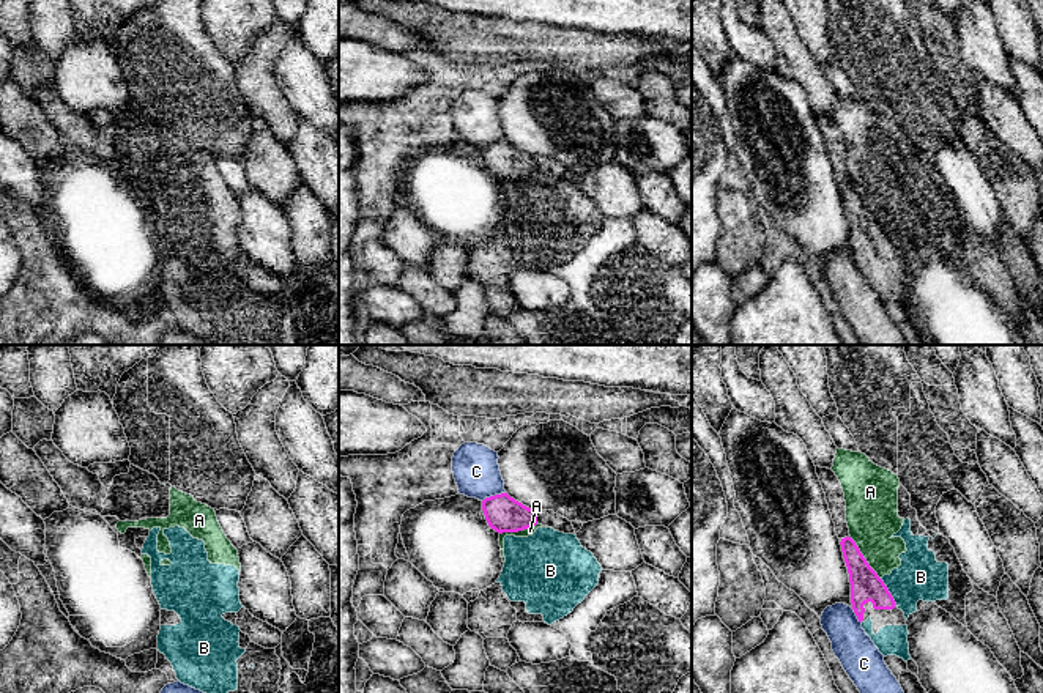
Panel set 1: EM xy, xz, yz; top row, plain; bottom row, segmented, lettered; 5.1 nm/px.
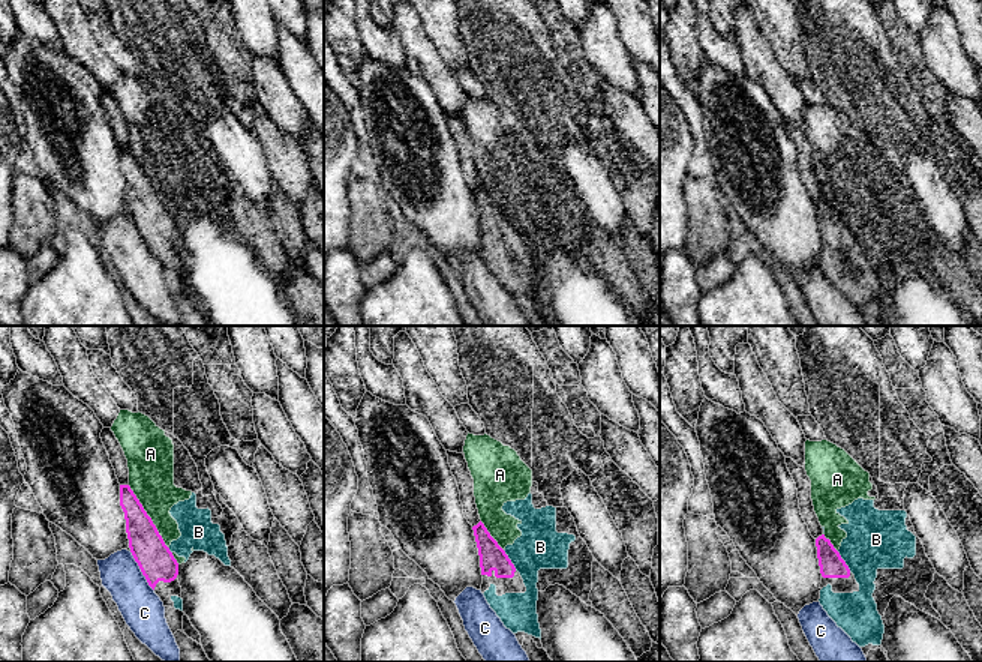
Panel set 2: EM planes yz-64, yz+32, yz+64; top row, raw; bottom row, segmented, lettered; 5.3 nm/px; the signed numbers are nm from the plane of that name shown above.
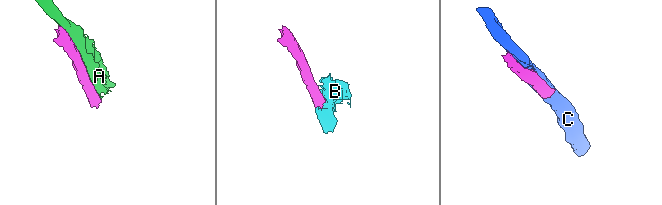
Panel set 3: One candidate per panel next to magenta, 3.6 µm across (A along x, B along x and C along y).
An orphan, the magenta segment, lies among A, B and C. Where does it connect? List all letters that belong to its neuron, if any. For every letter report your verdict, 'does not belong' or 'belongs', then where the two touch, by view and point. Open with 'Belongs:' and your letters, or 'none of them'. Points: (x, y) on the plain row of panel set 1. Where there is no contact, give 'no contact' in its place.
Belongs: B
A: does not belong; contact yz (864, 205)
B: belongs; contact yz (887, 238)
C: does not belong; contact xz (495, 142)

